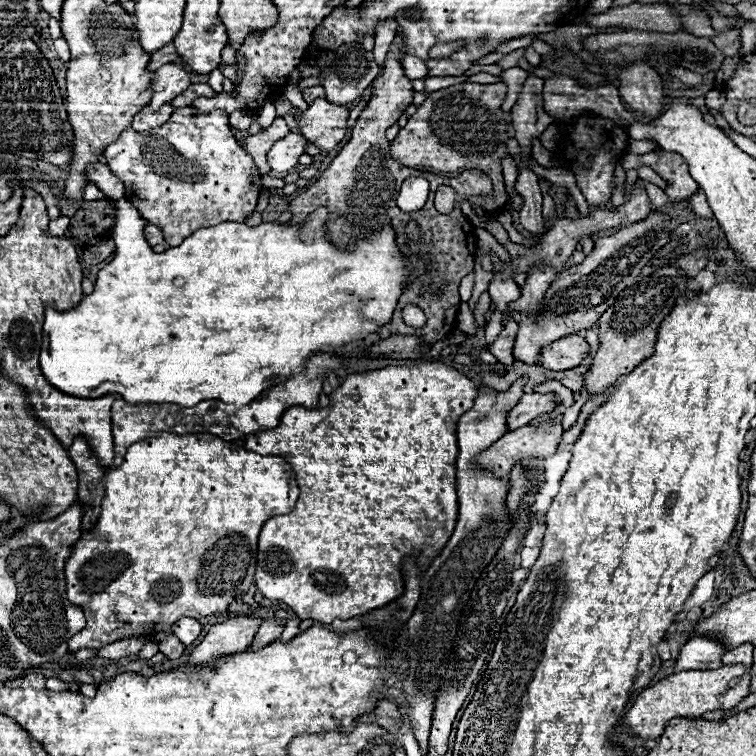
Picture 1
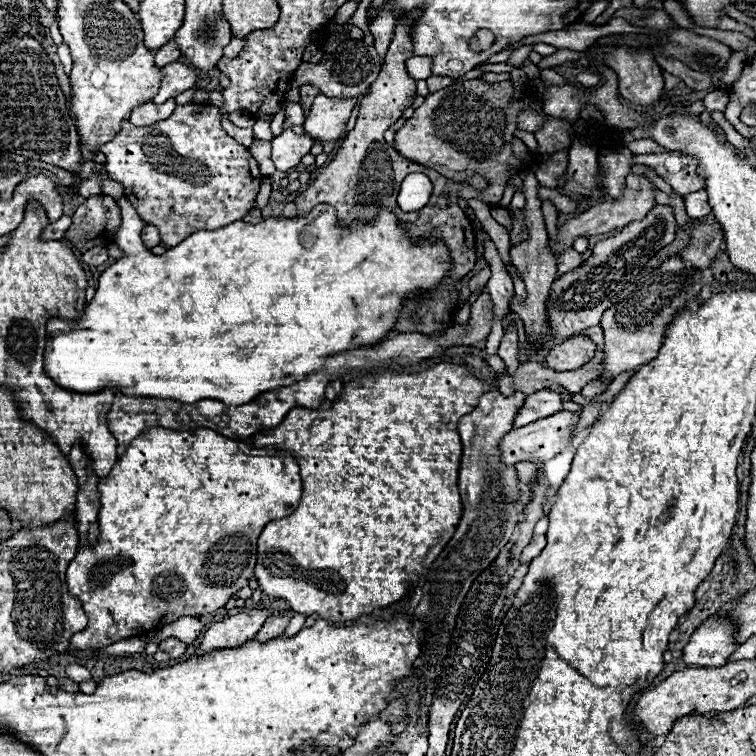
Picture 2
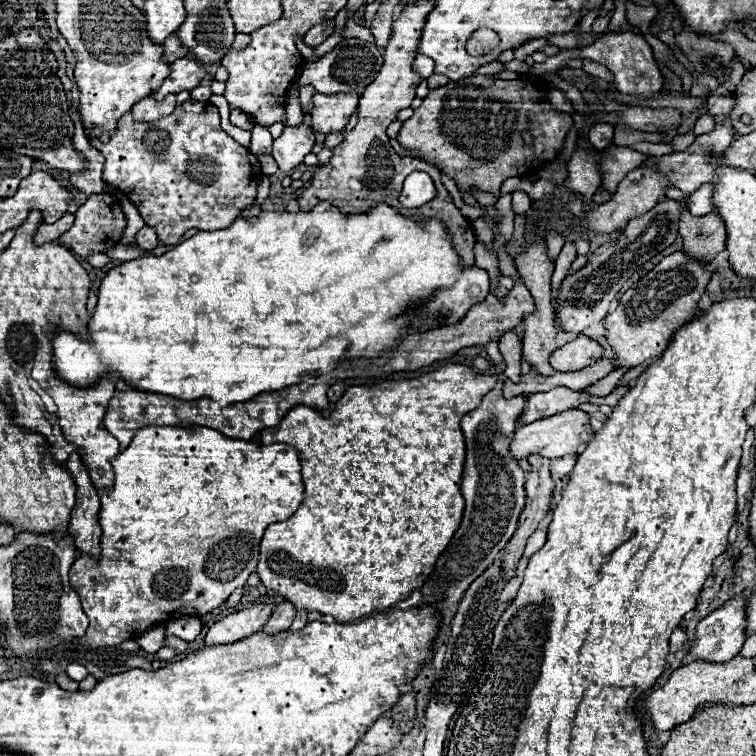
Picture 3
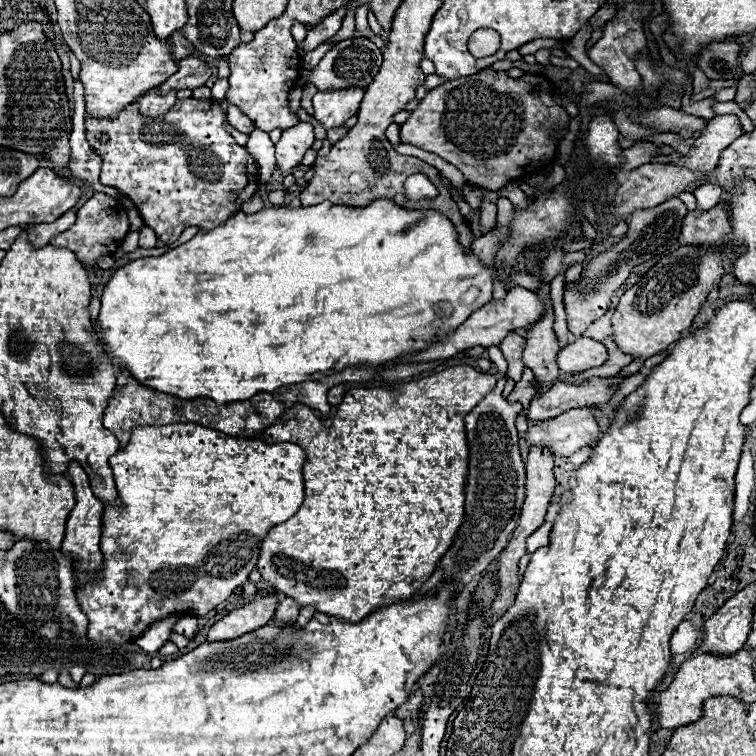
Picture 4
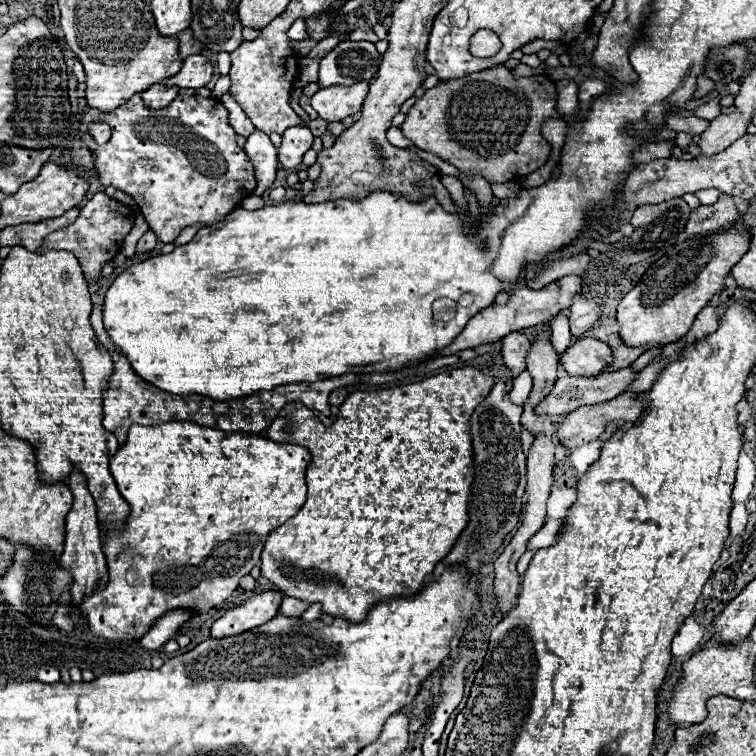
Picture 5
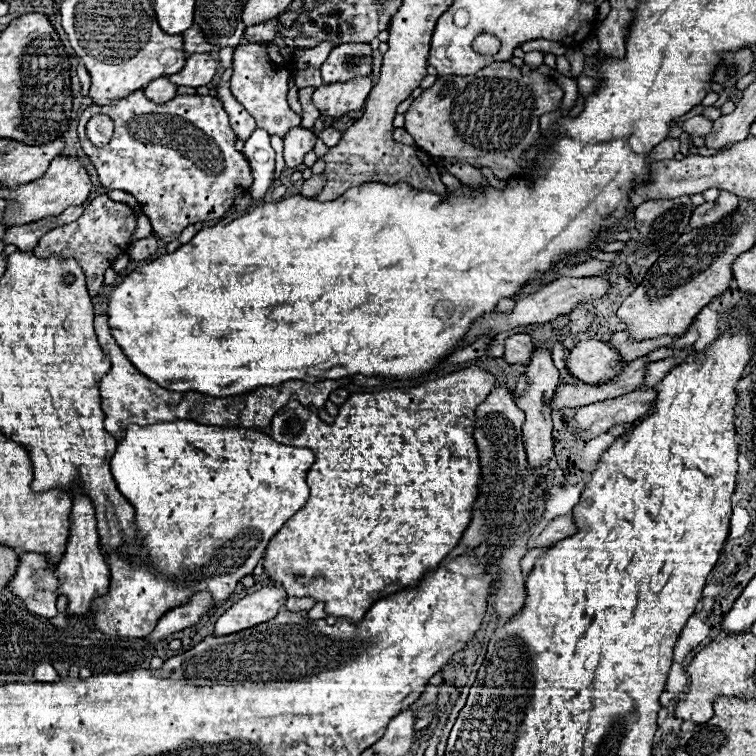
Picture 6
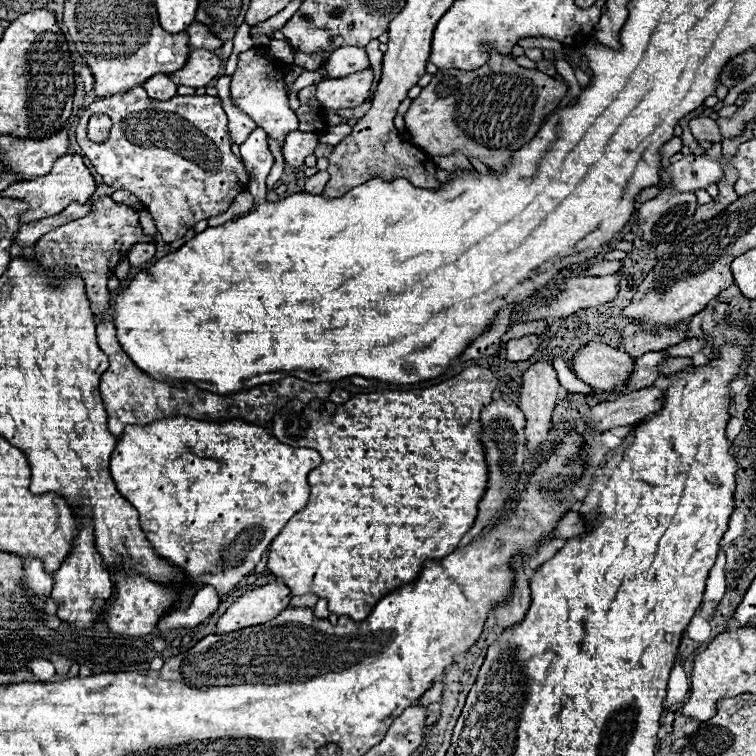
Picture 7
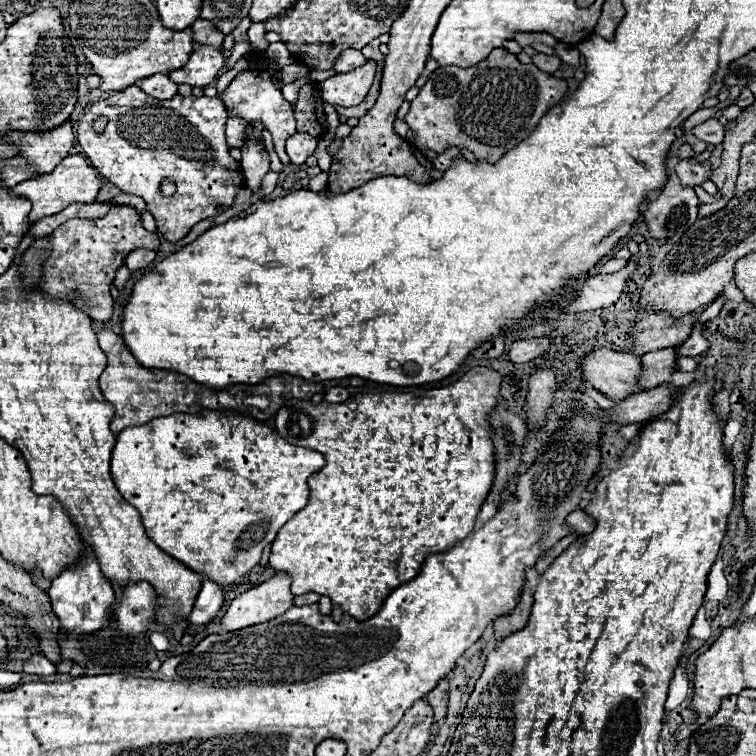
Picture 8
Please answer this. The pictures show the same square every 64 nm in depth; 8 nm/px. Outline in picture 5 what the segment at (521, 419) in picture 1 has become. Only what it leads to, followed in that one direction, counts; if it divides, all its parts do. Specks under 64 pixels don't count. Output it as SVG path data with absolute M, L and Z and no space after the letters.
M632 366L596 378L560 374L550 396L546 396L546 400L536 406L536 412L544 416L562 416L566 412L572 412L580 404L598 404L602 400L610 400L610 396L620 396L622 392L626 392L636 376L638 374Z

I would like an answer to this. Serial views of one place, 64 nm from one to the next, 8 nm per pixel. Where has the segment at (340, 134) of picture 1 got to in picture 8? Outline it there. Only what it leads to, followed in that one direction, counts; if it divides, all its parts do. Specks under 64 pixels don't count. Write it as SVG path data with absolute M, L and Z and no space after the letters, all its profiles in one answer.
M368 60L364 66L360 66L352 72L336 74L336 76L320 82L322 98L334 106L346 106L346 108L356 106L366 98L370 86L372 86L374 74L376 74L374 60Z

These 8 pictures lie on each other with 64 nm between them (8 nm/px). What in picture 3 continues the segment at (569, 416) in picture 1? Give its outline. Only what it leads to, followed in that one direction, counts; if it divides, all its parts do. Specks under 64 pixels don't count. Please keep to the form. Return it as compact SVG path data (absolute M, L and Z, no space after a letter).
M618 368L611 372L608 376L596 381L590 385L586 392L593 396L604 397L610 394L616 387L619 380L628 372L628 368Z

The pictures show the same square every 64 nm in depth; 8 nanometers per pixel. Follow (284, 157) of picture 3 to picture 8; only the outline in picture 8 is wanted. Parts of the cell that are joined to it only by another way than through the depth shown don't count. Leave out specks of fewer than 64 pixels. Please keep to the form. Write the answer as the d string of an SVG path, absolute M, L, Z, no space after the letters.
M298 132L298 134L290 136L286 140L286 152L290 156L290 162L296 164L296 166L298 164L304 164L306 158L314 154L316 144L318 144L318 140L314 136L310 136L310 134L300 134Z

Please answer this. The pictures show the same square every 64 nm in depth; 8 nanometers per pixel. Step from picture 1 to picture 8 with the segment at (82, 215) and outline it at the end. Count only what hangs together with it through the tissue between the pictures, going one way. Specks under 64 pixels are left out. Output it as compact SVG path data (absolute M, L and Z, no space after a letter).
M112 206L100 220L74 218L56 228L50 236L52 258L44 268L42 290L56 300L70 300L74 308L86 310L90 320L98 324L106 324L112 318L114 300L110 296L110 286L126 256L138 248L148 248L154 252L160 250L158 234L144 230L140 214L130 206Z

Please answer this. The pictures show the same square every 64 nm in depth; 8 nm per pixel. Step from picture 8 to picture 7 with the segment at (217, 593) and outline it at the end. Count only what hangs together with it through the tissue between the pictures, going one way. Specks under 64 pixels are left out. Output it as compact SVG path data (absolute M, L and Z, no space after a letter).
M206 584L206 586L202 586L196 592L196 596L194 596L194 600L192 600L188 610L172 612L172 614L164 616L158 622L158 630L162 634L162 632L174 630L174 628L192 628L192 626L198 626L198 624L208 620L218 610L218 604L220 604L220 596L216 594L216 590L210 584Z

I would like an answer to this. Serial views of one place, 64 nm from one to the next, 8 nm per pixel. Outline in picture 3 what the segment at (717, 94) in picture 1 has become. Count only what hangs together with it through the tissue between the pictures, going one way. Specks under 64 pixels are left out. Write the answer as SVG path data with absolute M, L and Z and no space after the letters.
M713 96L707 97L707 108L712 116L728 115L735 104L733 97Z

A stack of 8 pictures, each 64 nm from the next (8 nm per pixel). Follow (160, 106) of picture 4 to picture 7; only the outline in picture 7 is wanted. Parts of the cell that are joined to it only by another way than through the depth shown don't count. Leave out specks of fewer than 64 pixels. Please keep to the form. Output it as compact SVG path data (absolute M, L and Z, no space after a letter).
M154 74L142 88L154 100L170 100L170 96L176 96L176 84L166 74Z

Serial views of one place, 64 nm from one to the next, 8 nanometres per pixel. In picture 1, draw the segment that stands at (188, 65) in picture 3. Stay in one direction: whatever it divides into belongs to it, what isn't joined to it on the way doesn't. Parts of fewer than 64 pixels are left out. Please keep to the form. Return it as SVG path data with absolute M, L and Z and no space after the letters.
M164 64L154 72L154 96L148 106L160 108L162 104L174 100L178 94L182 94L192 84L192 74L180 66L180 64Z

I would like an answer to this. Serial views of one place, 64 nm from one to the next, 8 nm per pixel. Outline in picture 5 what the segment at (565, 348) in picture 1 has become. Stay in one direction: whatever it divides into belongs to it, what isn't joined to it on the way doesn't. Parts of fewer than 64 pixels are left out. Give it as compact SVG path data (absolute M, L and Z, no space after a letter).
M582 338L560 356L560 364L570 376L586 376L586 378L604 374L612 364L612 360L614 358L610 346L596 338Z

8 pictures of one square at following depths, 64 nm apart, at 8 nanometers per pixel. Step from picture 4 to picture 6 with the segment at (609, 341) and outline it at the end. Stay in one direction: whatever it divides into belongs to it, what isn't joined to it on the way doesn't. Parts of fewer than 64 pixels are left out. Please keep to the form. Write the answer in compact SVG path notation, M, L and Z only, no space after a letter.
M620 330L612 336L612 344L624 362L632 362L640 356L646 356L648 352L652 352L656 348L670 346L670 344L674 344L674 340L676 340L674 336L660 336L660 338L650 338L650 340L638 342L638 340L628 338L628 330Z

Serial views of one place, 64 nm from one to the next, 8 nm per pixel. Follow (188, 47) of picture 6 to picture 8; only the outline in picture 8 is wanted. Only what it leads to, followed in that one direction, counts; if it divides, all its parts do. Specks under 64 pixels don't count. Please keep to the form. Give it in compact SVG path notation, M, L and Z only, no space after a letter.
M198 20L192 24L192 32L194 32L194 42L196 44L210 44L210 46L222 46L224 34L220 34L216 30L216 26L208 20Z

